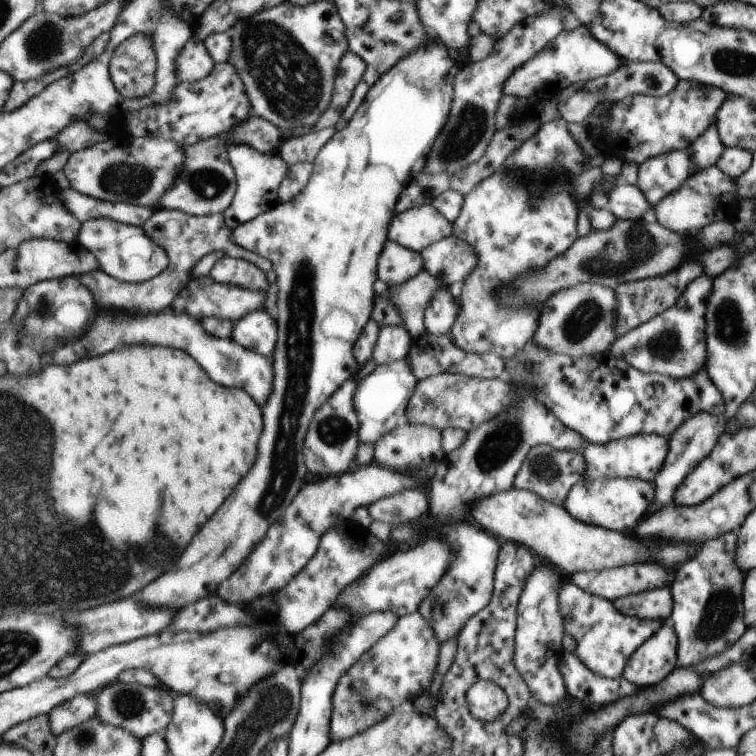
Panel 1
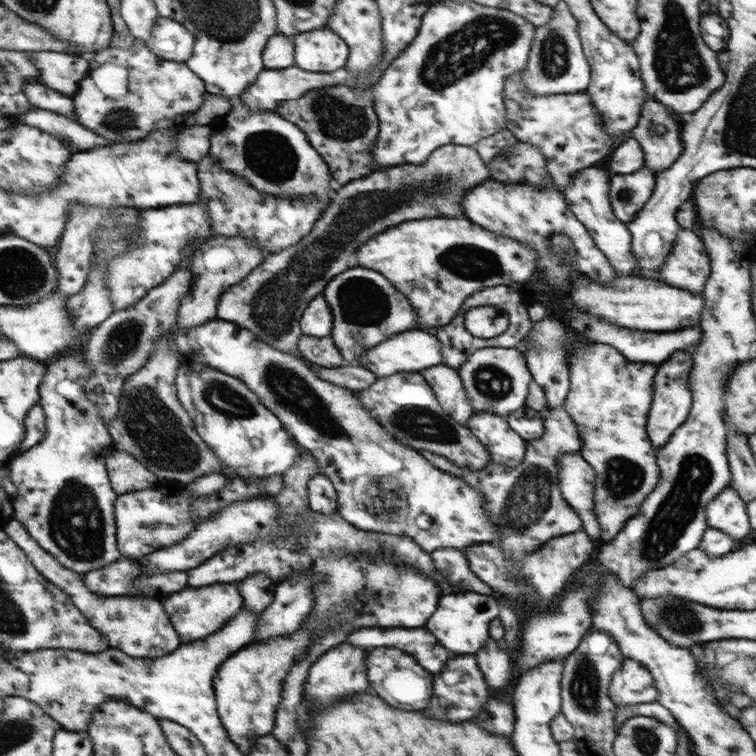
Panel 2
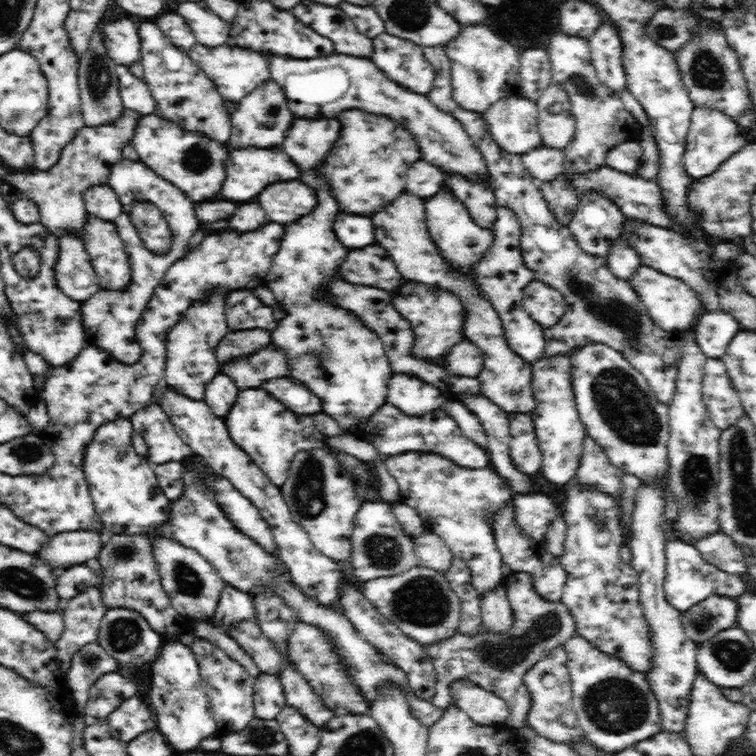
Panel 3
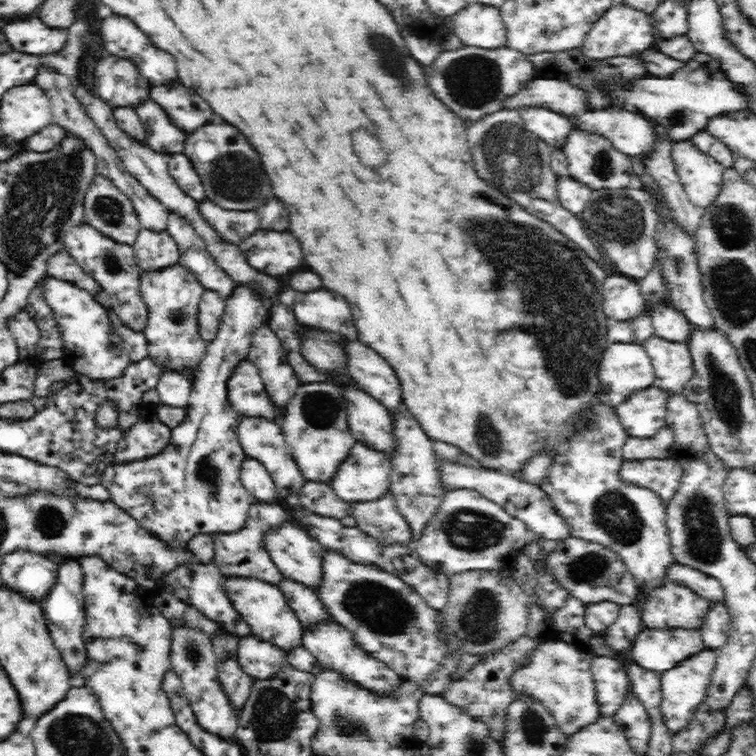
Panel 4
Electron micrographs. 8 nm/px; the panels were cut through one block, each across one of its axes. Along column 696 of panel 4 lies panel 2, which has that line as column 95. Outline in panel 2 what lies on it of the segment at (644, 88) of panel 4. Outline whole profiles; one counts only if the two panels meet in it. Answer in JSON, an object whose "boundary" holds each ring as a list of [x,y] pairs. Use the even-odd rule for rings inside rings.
{"boundary":[[[136,39],[135,47],[118,48],[110,47],[98,51],[92,58],[92,72],[88,78],[81,82],[79,93],[75,96],[79,121],[90,130],[99,135],[106,136],[110,140],[122,142],[122,140],[140,140],[144,138],[144,132],[152,132],[152,126],[164,119],[173,119],[184,114],[195,113],[206,102],[208,92],[206,81],[202,80],[188,63],[163,59],[149,47],[144,39]],[[126,72],[126,74],[124,74]],[[118,74],[128,76],[122,82],[118,82]]]}

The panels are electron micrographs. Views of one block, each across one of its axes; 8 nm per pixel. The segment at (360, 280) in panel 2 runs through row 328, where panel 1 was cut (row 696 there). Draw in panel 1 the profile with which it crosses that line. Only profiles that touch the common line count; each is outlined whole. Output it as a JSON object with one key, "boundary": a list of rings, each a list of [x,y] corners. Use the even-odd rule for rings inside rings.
{"boundary":[[[417,611],[397,621],[396,627],[374,644],[340,679],[334,690],[334,720],[331,742],[350,739],[369,730],[395,710],[408,707],[410,700],[427,694],[433,683],[442,646],[429,622]]]}

